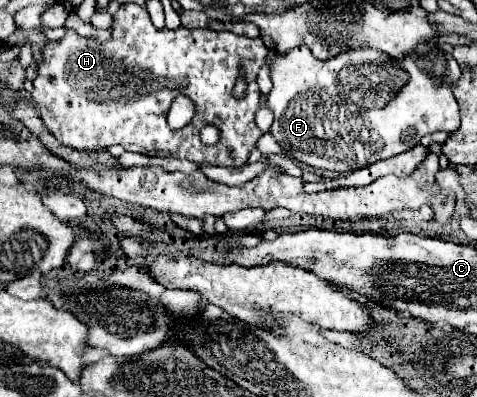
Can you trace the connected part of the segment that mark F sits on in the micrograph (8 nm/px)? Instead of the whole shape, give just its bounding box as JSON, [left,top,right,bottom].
[269,42,461,172]

